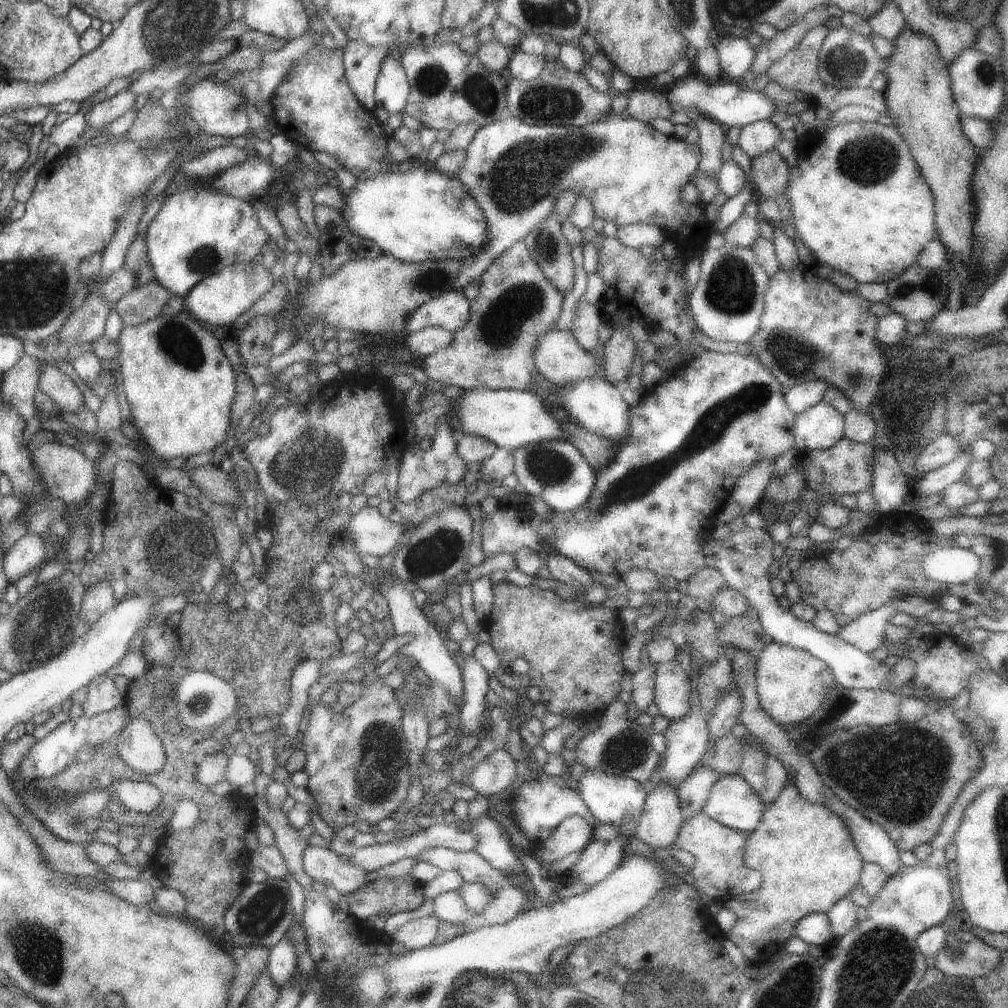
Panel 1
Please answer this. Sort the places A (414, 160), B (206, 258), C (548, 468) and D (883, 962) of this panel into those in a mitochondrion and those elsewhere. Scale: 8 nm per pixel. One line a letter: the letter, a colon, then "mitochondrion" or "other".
A: other
B: mitochondrion
C: mitochondrion
D: mitochondrion

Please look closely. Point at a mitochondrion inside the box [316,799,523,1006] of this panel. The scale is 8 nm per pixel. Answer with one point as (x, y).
(337, 964)

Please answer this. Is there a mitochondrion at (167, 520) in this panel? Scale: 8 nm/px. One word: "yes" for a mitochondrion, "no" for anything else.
yes

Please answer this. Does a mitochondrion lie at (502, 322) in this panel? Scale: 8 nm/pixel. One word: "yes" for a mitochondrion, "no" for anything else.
yes

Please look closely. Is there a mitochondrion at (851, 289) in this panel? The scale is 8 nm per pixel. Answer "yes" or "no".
no

